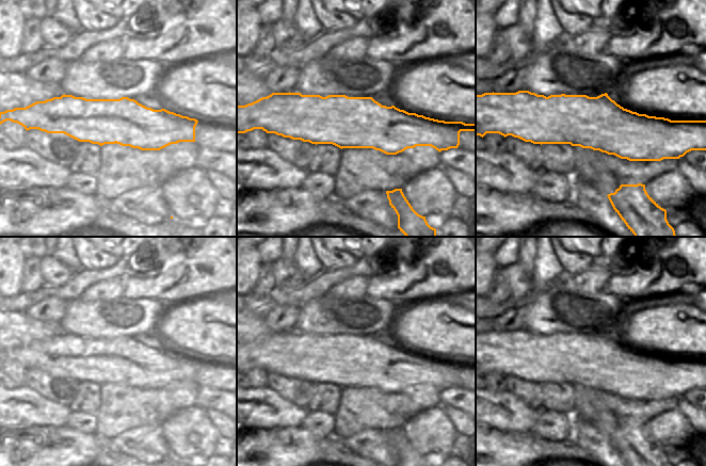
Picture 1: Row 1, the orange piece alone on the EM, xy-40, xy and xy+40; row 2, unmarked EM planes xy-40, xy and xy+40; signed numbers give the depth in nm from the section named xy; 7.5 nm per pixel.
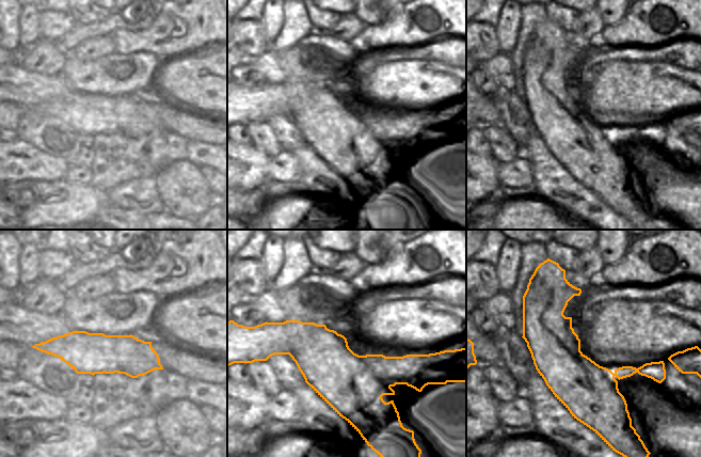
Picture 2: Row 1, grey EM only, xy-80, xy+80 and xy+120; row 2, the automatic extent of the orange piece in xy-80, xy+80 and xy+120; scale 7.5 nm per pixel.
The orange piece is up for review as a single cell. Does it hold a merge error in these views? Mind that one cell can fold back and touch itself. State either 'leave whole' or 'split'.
split

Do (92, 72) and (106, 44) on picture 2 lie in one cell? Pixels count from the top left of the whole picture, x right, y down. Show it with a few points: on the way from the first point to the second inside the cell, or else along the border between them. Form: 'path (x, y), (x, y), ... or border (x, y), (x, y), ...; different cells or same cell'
border (114, 50), (96, 59), (78, 60), (75, 58); different cells

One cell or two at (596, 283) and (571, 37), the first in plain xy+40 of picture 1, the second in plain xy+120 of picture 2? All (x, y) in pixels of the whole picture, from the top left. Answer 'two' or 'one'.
two

